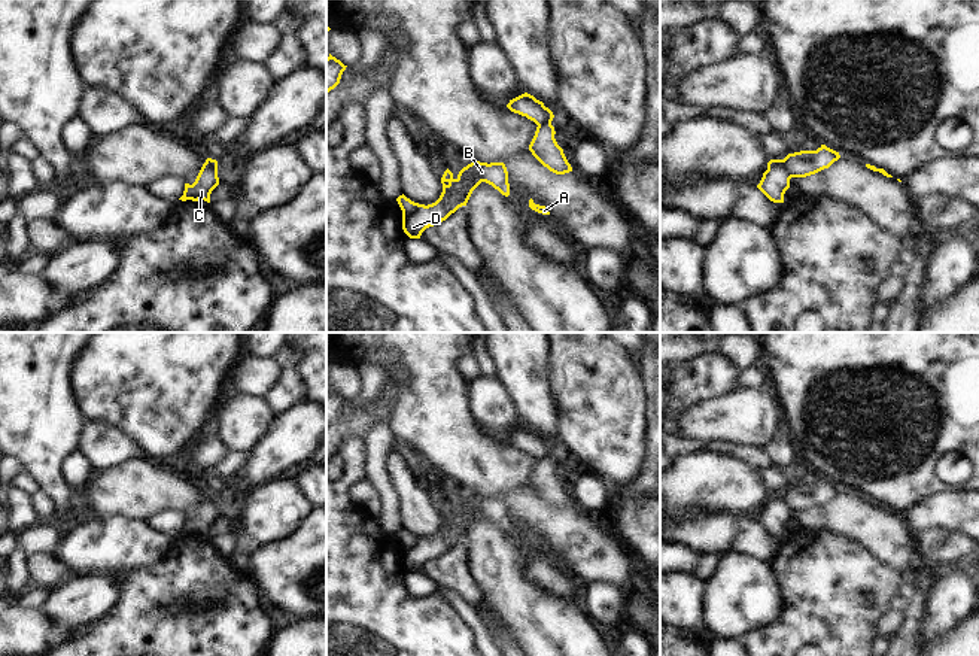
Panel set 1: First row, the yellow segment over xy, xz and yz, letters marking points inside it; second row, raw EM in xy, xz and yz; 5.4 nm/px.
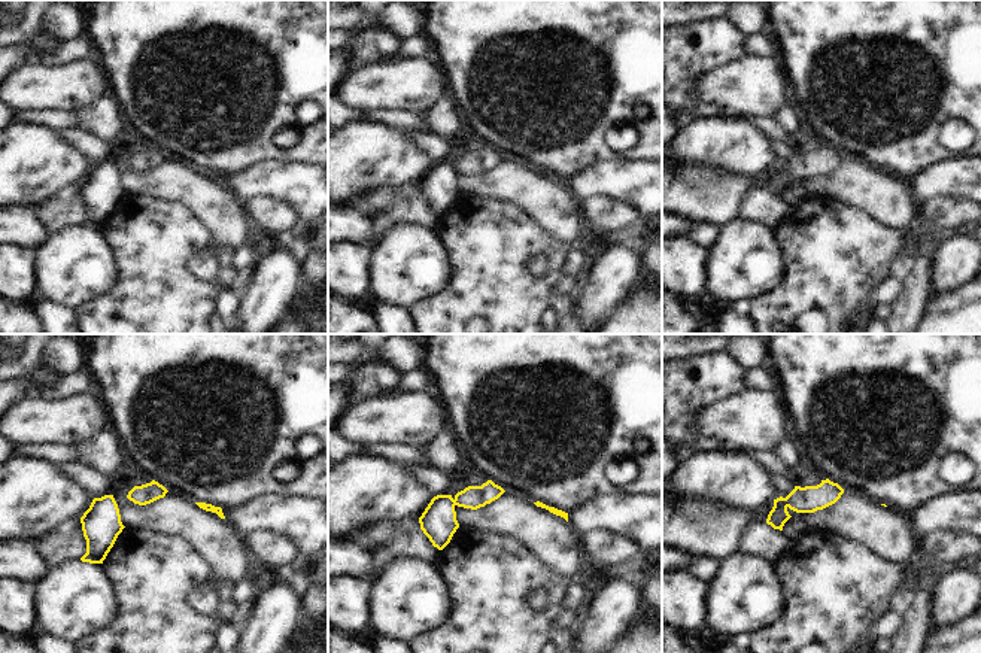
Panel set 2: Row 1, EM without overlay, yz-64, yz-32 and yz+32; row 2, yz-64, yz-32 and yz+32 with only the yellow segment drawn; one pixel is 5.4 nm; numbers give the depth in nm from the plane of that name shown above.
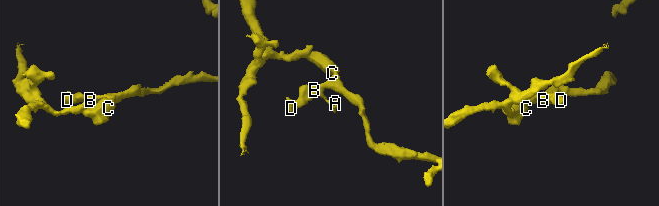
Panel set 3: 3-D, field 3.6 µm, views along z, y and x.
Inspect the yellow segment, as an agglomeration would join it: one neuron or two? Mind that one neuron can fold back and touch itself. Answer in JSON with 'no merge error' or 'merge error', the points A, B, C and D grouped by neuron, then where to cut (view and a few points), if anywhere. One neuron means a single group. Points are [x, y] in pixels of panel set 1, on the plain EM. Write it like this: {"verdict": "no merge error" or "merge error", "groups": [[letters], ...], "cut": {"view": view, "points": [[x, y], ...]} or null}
{"verdict": "merge error", "groups": [["A", "B", "D"], ["C"]], "cut": {"view": "yz", "points": [[783, 494], [783, 500], [790, 512]]}}

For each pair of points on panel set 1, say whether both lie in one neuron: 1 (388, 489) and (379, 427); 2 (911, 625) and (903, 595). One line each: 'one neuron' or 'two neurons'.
1: one neuron
2: two neurons

